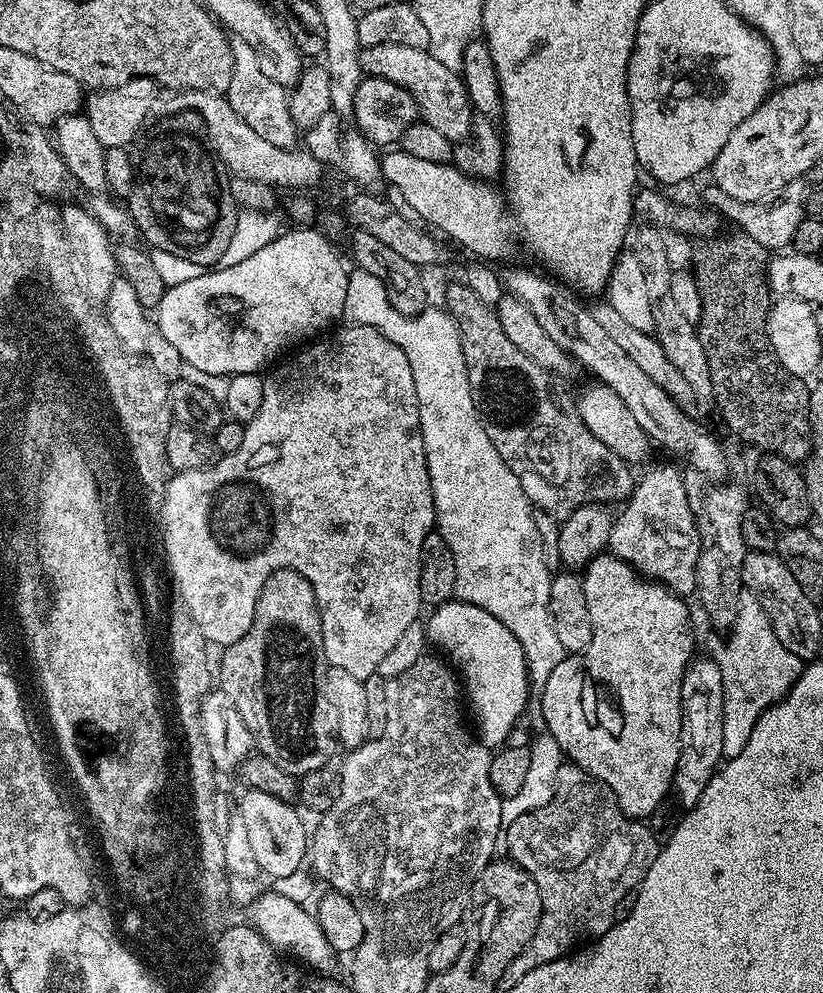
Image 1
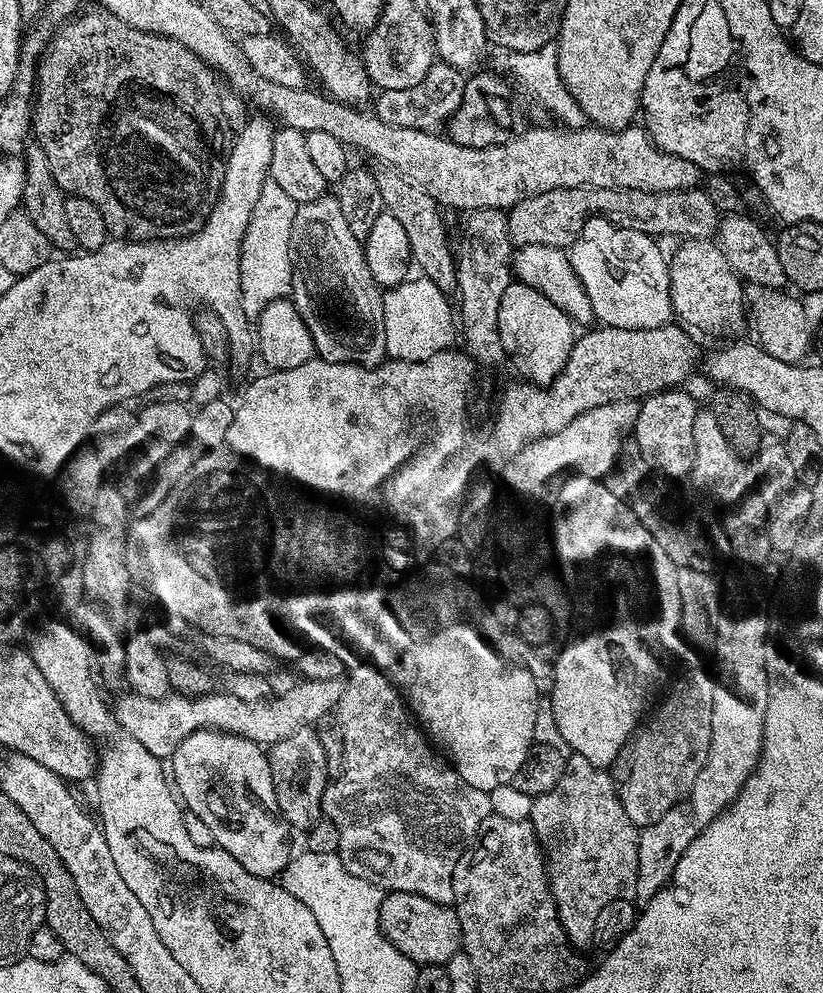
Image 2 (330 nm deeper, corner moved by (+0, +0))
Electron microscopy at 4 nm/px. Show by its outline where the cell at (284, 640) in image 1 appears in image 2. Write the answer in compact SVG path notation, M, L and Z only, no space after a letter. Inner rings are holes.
M316 730L295 732L289 740L283 740L267 749L270 774L276 795L275 811L284 817L289 829L312 828L322 820L324 791L330 783L328 776L328 752Z

